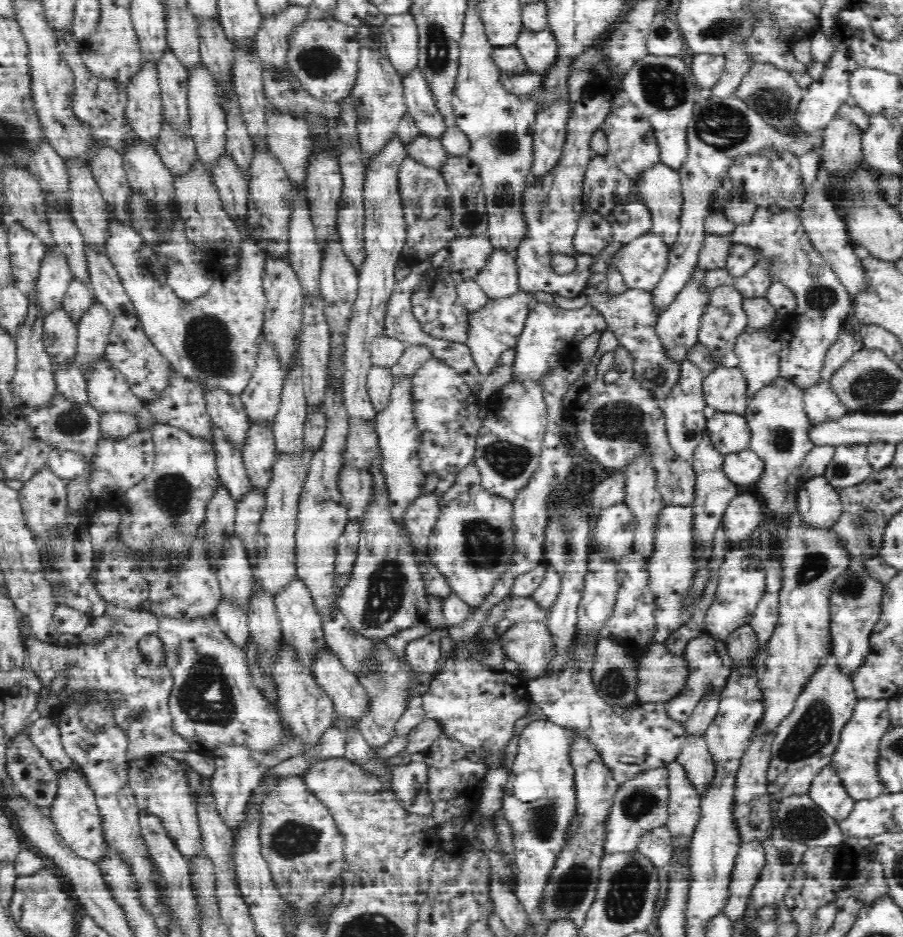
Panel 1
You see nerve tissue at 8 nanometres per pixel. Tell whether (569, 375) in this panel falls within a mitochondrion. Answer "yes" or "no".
no

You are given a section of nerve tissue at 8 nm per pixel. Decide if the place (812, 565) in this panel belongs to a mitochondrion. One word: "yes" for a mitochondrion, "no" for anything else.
yes

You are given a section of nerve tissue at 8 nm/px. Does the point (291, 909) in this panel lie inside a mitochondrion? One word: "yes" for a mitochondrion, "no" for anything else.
no

